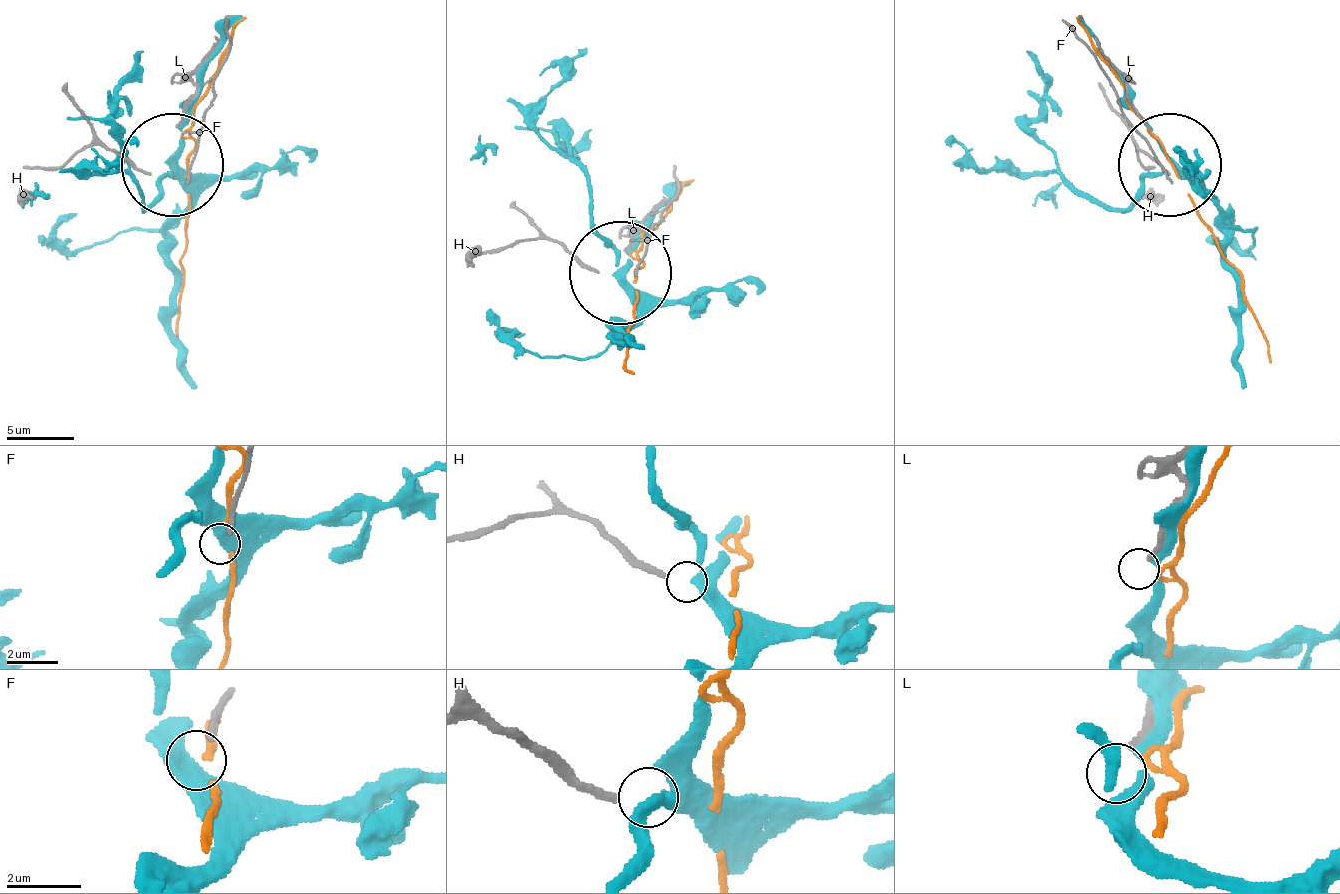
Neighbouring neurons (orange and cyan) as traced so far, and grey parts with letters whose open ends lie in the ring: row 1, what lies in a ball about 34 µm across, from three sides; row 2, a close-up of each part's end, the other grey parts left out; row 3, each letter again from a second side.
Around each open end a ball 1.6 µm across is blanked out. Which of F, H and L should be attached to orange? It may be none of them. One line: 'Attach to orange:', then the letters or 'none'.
Attach to orange: none

